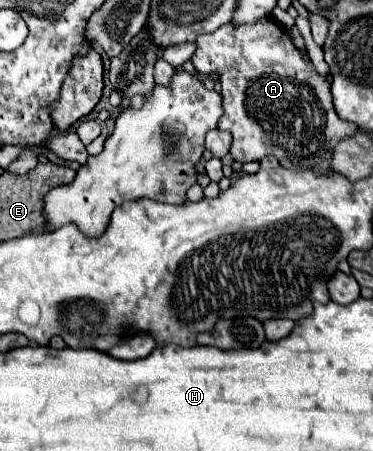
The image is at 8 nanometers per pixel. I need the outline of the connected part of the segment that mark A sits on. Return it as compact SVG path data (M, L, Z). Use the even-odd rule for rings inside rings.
M271 18L259 20L253 26L231 28L223 24L211 34L203 34L197 40L197 50L191 58L193 66L201 74L219 72L221 96L223 96L223 116L219 120L219 130L229 130L233 134L231 156L245 164L251 160L261 160L265 156L275 156L283 168L291 170L311 170L315 174L331 174L331 156L337 146L337 138L345 140L357 132L357 126L341 120L335 114L329 82L319 76L311 62L293 46L289 34L277 26Z

